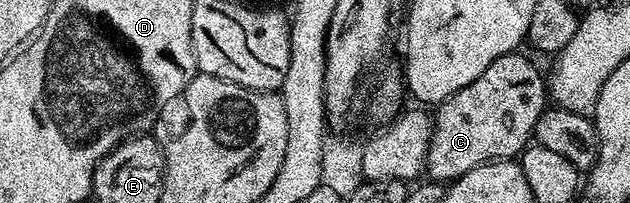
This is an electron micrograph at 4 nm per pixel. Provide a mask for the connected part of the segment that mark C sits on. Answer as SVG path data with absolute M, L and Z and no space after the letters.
M516 51L495 58L495 62L491 62L491 66L487 66L487 70L479 74L475 82L471 82L471 86L463 86L463 90L436 105L429 153L425 159L425 172L430 181L452 182L467 174L467 170L475 170L475 166L489 160L507 160L525 151L541 112L547 108L547 80L543 72L541 76L540 70L521 55L520 51Z

